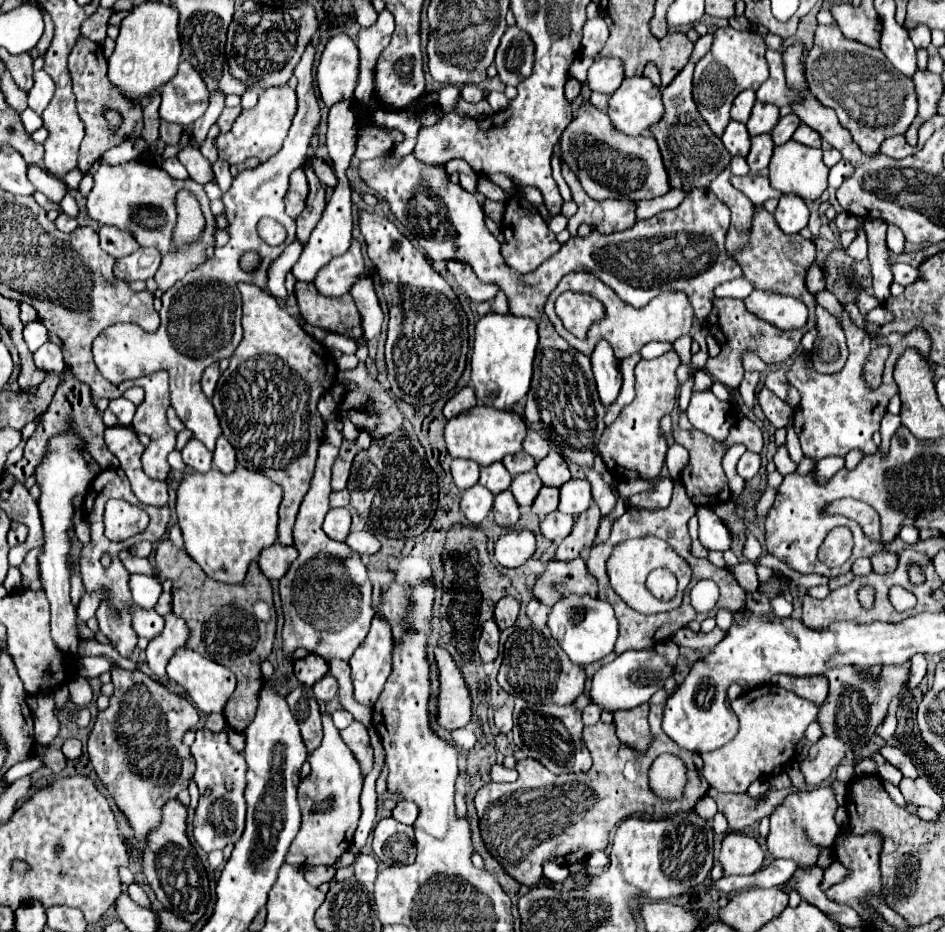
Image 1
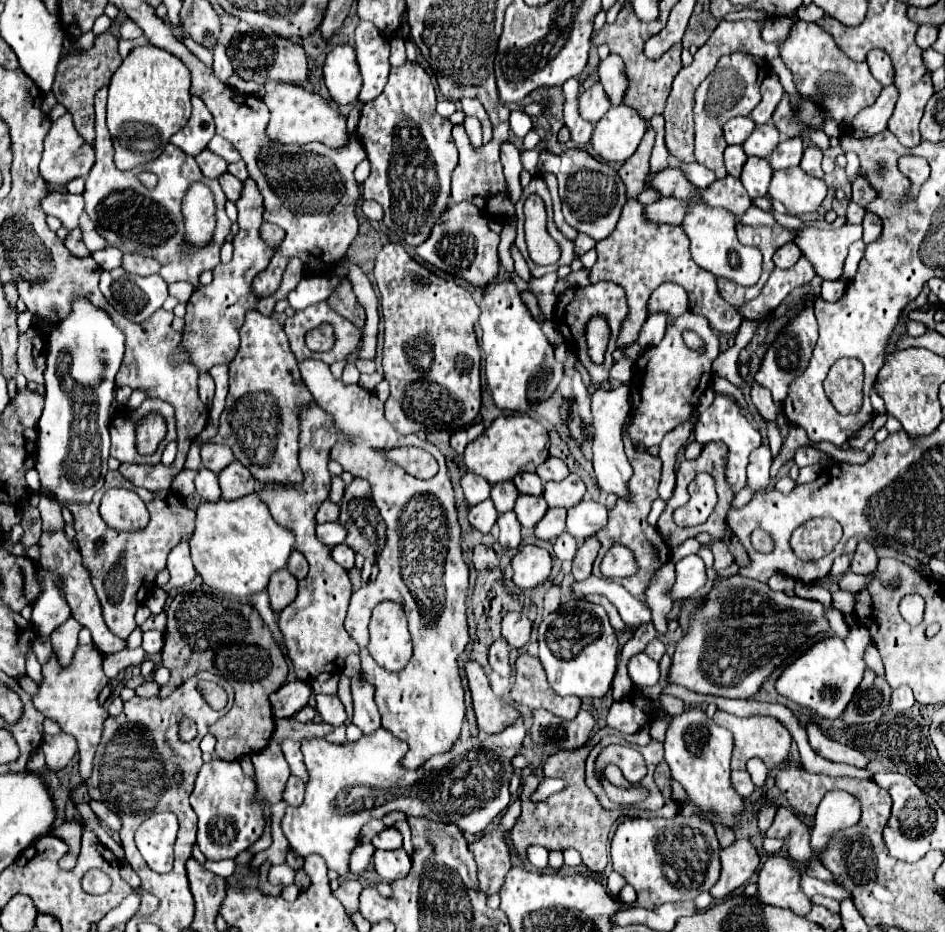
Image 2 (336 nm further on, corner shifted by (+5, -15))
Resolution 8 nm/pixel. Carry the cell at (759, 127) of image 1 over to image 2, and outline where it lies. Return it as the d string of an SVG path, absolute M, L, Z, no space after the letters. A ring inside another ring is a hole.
M765 123L765 125L757 125L753 129L753 133L747 137L747 141L743 143L743 149L747 155L755 155L755 157L767 157L779 143L779 131L775 125Z

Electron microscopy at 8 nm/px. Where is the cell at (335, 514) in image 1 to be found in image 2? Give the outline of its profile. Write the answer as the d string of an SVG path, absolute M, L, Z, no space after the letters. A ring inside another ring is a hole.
M335 521L335 523L323 523L323 525L317 525L317 537L319 537L319 541L323 545L335 547L335 545L339 545L339 543L345 541L347 529L339 521Z

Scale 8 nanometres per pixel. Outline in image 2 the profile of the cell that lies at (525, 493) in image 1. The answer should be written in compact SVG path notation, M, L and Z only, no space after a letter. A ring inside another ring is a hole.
M519 495L513 511L517 513L517 519L519 519L519 523L521 523L523 527L533 529L533 527L543 519L543 515L547 513L547 503L545 503L543 497Z

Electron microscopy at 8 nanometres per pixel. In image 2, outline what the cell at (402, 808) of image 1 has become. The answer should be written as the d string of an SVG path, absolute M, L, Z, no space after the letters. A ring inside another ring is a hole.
M385 827L375 839L373 839L375 849L399 849L403 845L403 837L397 829Z

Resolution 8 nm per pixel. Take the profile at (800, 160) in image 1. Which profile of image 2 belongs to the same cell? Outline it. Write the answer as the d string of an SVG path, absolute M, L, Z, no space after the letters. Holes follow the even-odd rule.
M787 167L773 173L769 197L785 205L789 215L803 215L817 211L827 195L823 179L815 179L801 171L801 167Z

